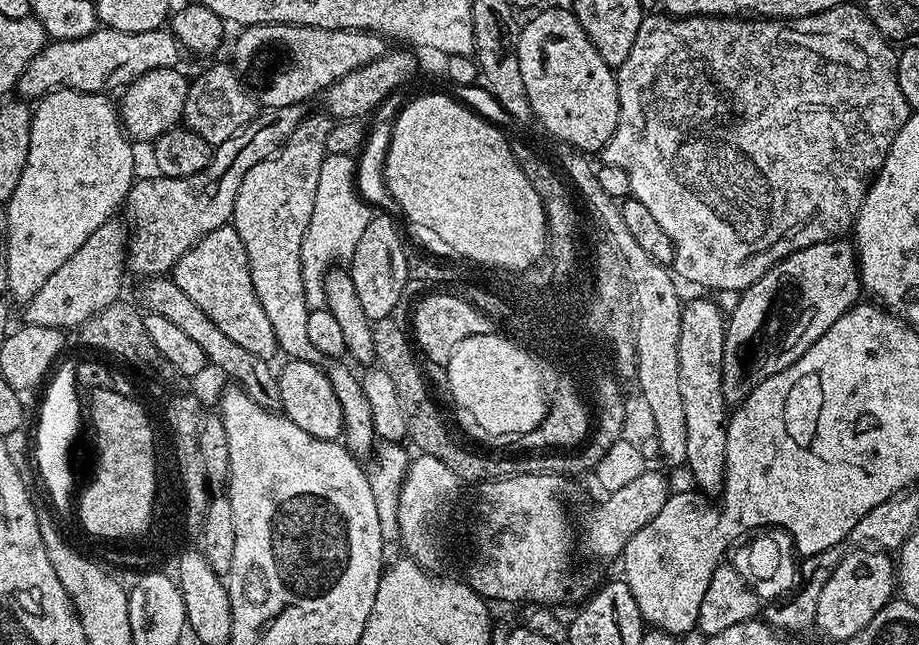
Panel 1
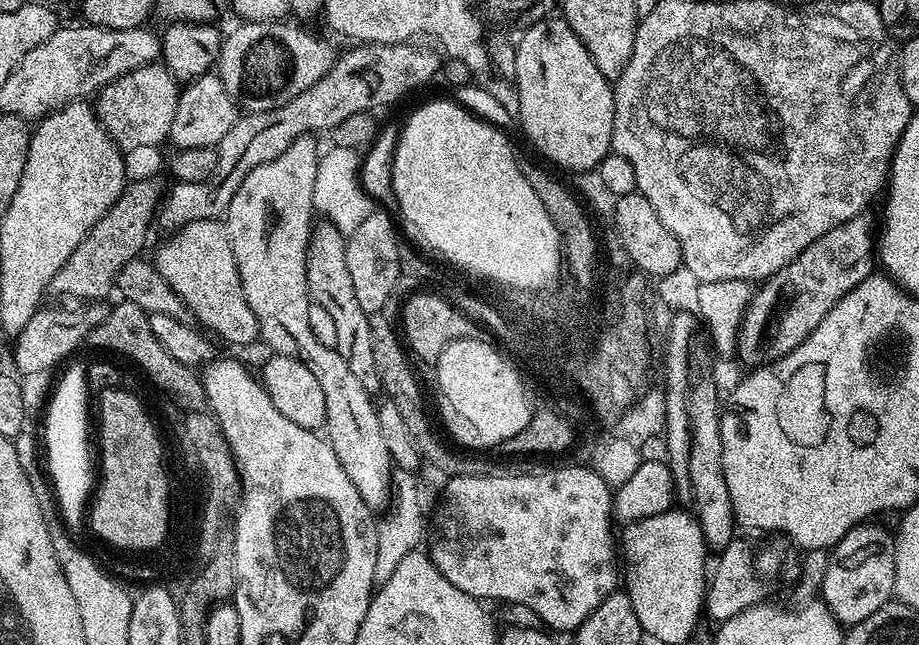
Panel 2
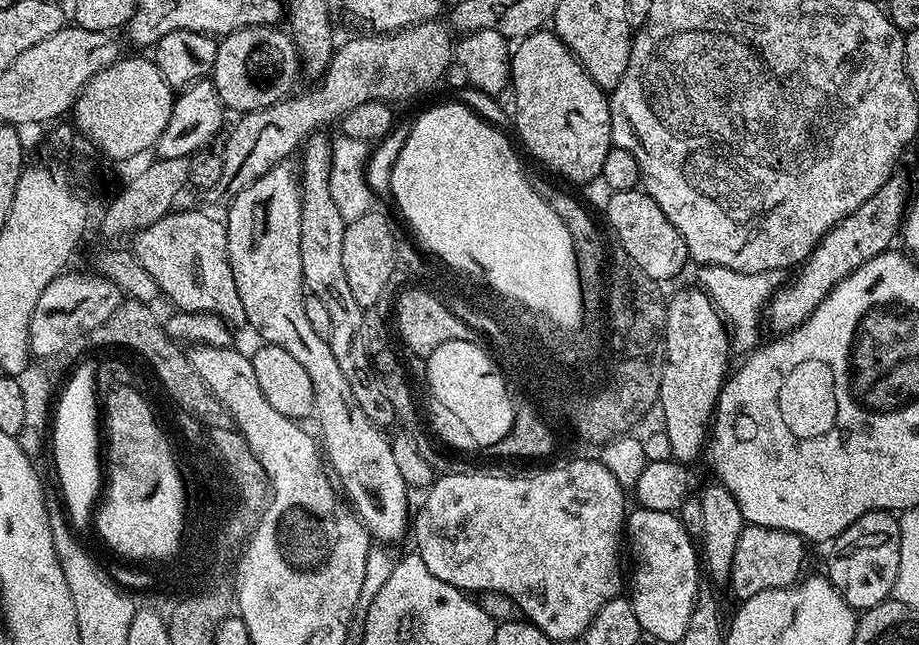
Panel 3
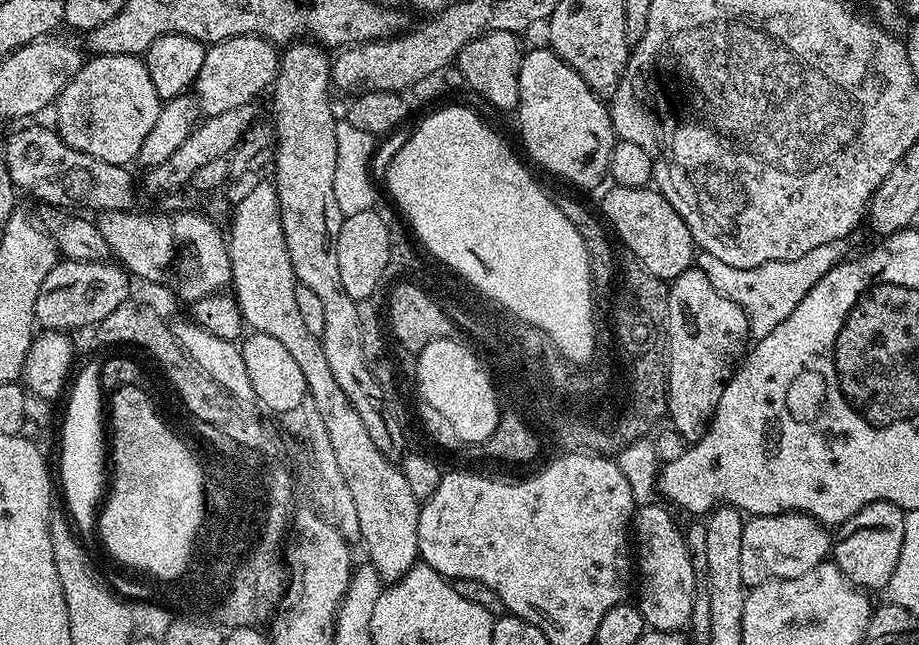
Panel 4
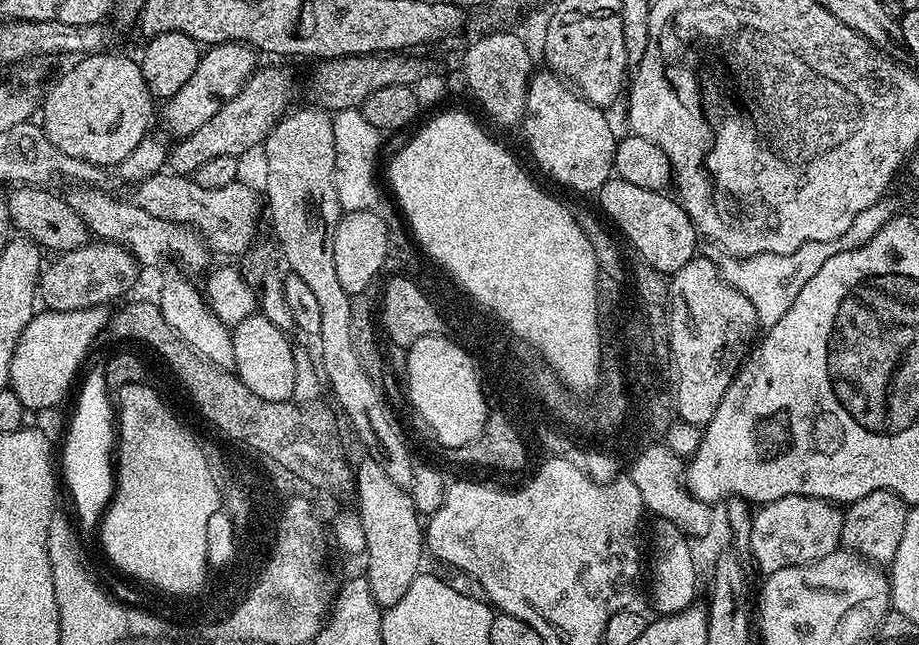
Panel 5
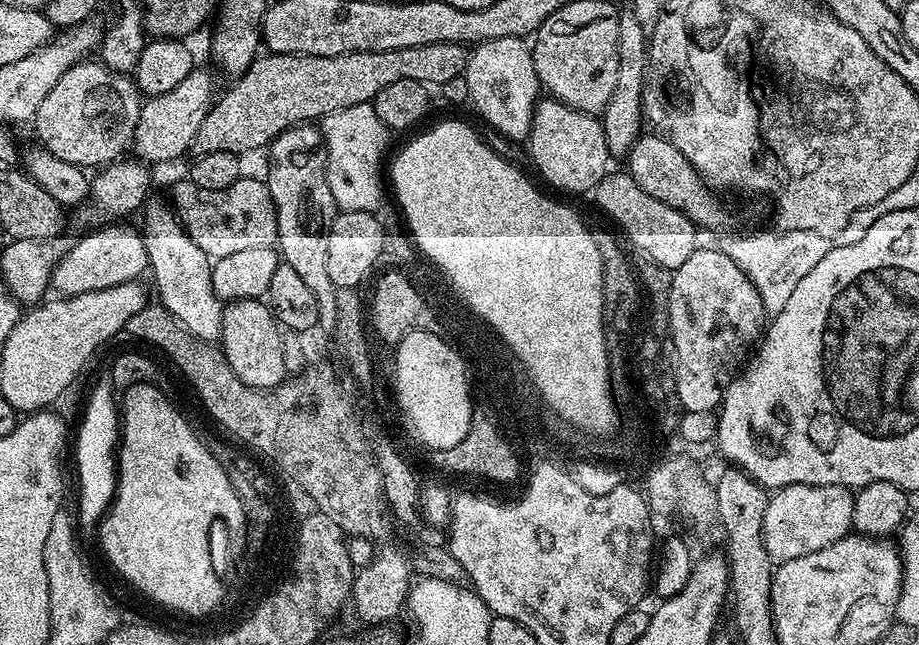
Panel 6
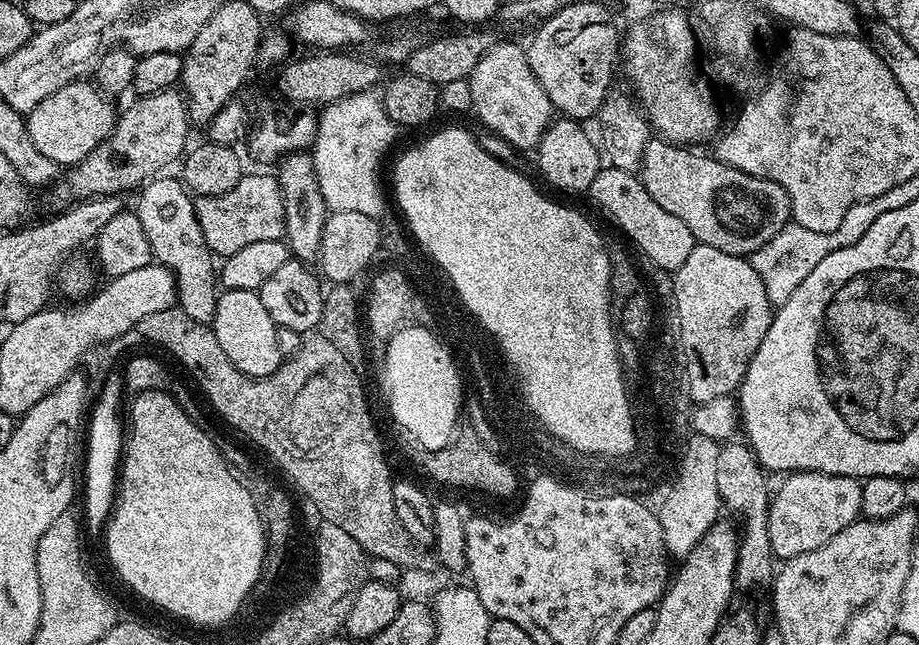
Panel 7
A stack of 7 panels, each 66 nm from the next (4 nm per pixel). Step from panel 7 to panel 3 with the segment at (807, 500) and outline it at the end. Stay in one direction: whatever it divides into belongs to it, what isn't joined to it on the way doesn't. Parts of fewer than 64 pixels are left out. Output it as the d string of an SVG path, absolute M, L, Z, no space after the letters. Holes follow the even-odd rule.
M748 524L738 538L738 550L734 550L734 566L730 589L743 602L762 590L790 588L801 579L804 568L804 547L806 541L797 532L787 532L778 528L763 528Z

